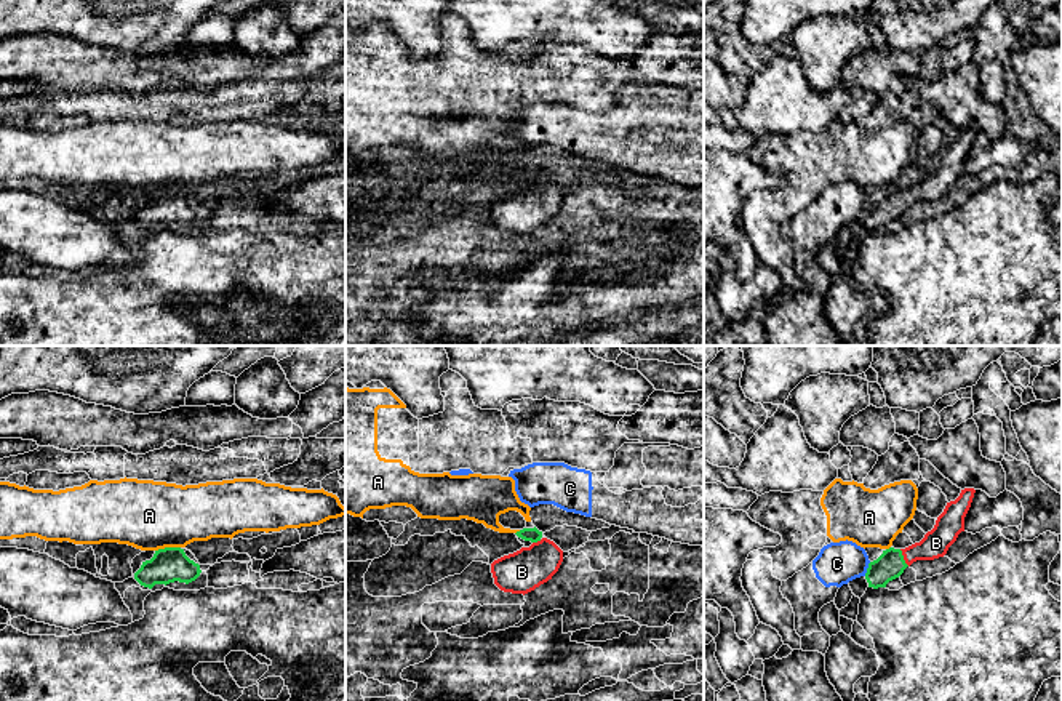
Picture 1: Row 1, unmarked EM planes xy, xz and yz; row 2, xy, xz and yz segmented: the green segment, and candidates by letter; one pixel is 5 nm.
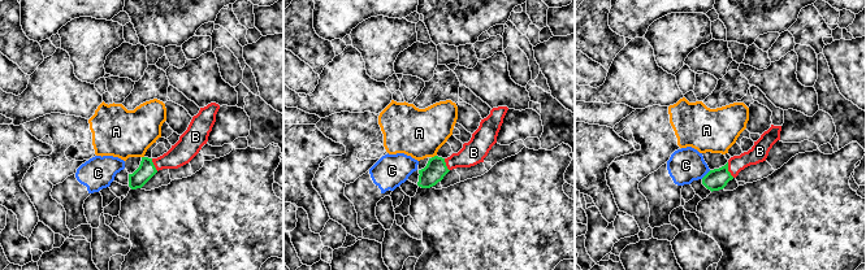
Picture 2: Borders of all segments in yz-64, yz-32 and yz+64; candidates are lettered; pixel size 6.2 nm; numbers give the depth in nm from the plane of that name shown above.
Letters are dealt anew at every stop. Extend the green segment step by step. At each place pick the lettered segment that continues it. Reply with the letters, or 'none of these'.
B

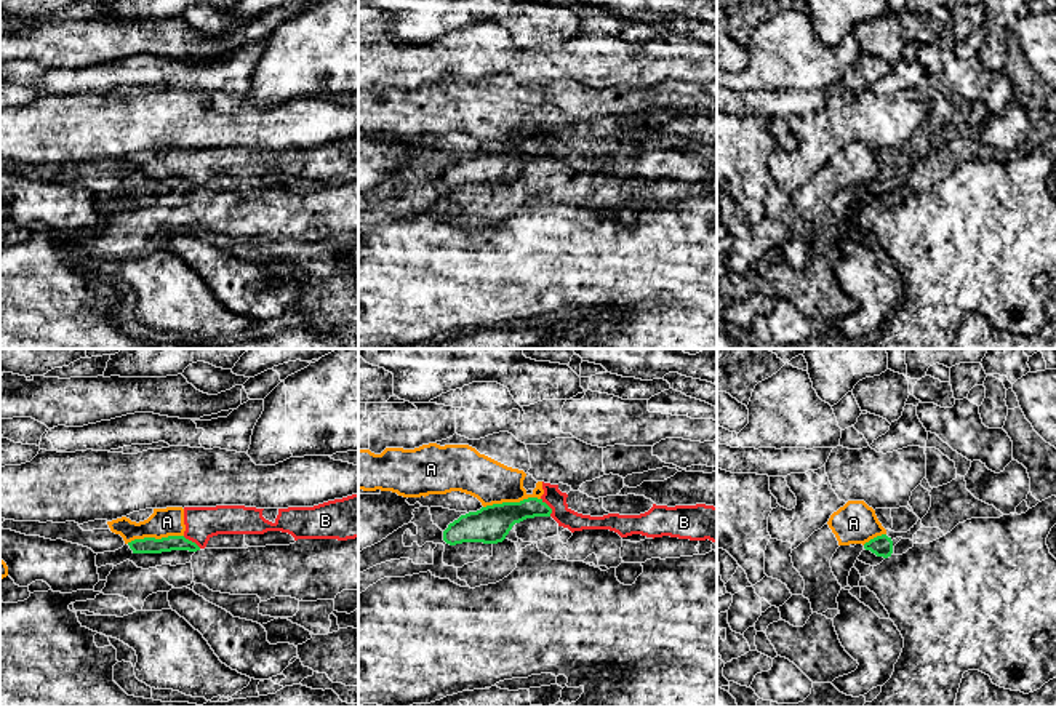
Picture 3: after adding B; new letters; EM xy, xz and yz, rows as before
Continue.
none of these

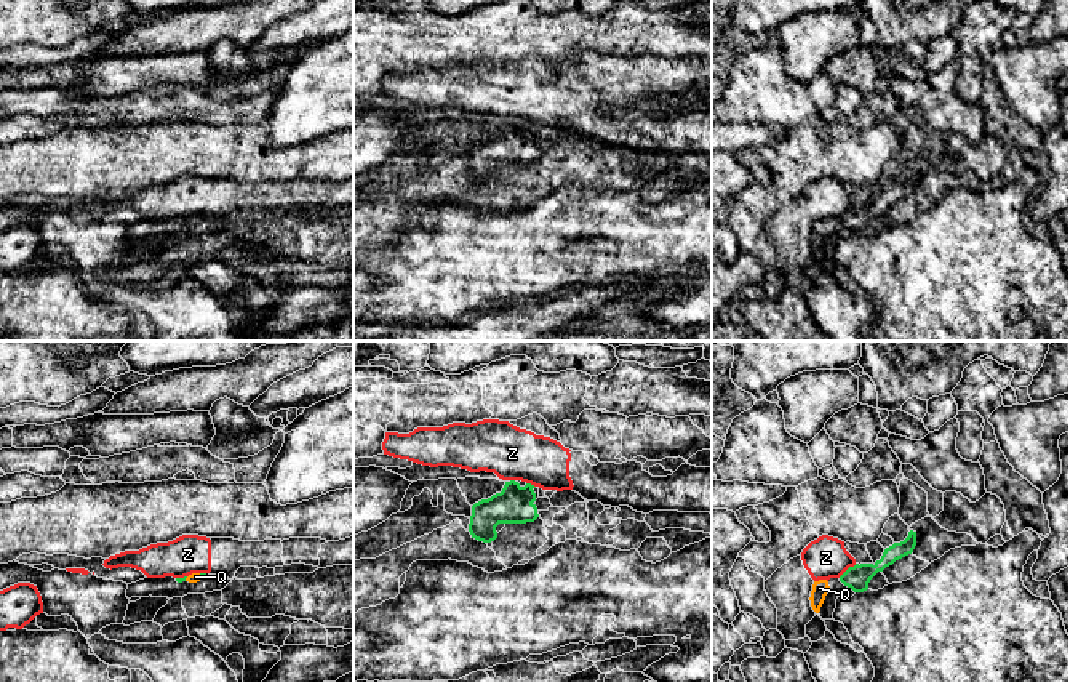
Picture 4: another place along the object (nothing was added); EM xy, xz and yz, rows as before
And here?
Q

